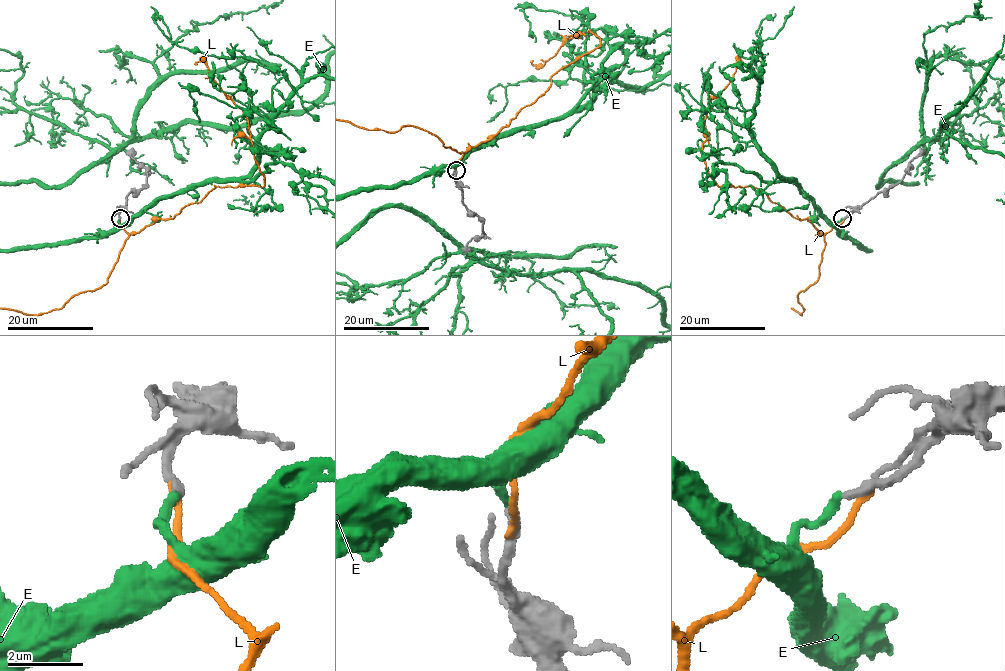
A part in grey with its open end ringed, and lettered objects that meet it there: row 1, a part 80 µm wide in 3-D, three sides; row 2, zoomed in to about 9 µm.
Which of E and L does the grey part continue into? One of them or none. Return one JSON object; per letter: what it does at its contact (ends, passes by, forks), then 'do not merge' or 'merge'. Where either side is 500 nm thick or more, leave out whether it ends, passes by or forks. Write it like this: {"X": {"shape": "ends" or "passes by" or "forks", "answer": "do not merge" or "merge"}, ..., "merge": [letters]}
{"E": {"shape": "ends", "answer": "merge"}, "L": {"shape": "ends", "answer": "do not merge"}, "merge": ["E"]}

